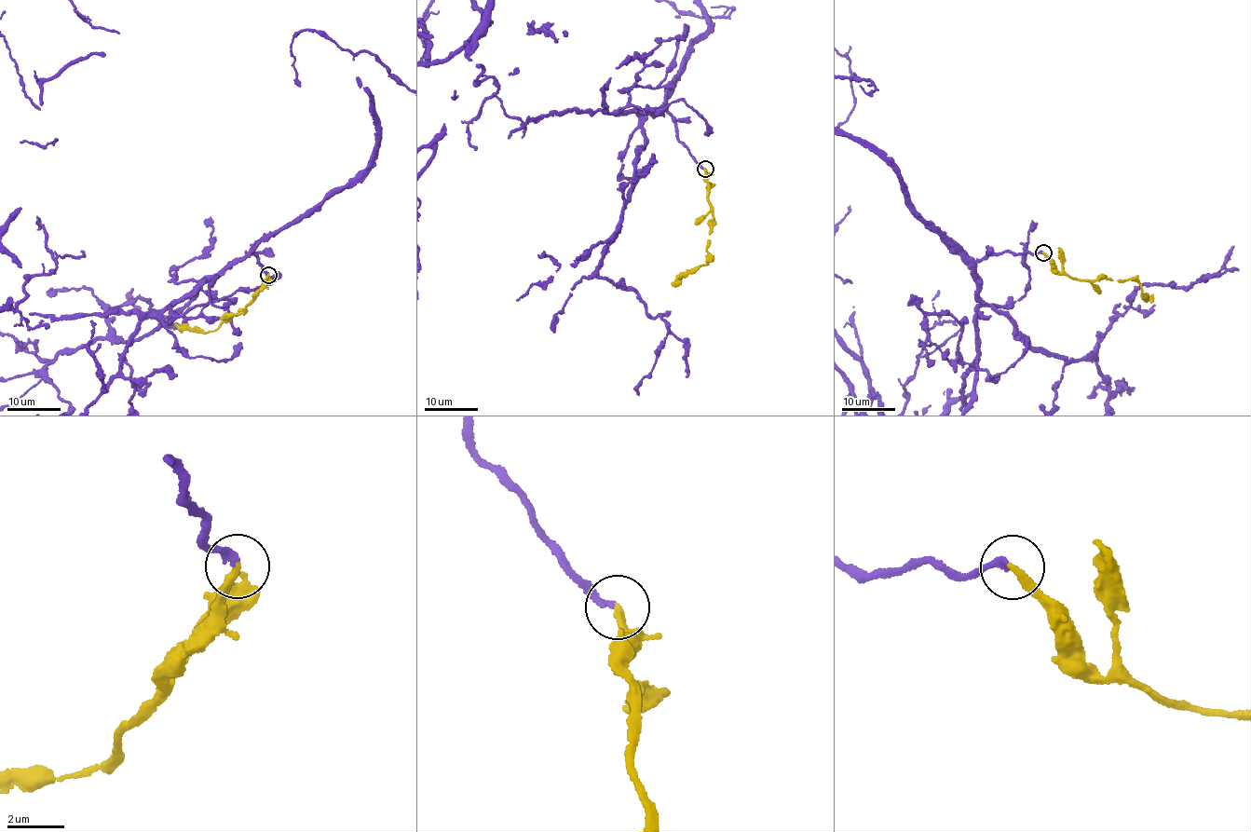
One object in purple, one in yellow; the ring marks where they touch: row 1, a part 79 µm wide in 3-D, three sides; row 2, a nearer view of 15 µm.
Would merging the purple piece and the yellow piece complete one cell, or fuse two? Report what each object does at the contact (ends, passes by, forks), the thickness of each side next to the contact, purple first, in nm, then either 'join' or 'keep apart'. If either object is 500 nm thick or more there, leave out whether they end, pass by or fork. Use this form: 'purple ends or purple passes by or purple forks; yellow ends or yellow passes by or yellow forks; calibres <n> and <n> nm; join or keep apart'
purple ends; yellow ends; calibres 240 and 260 nm; join

